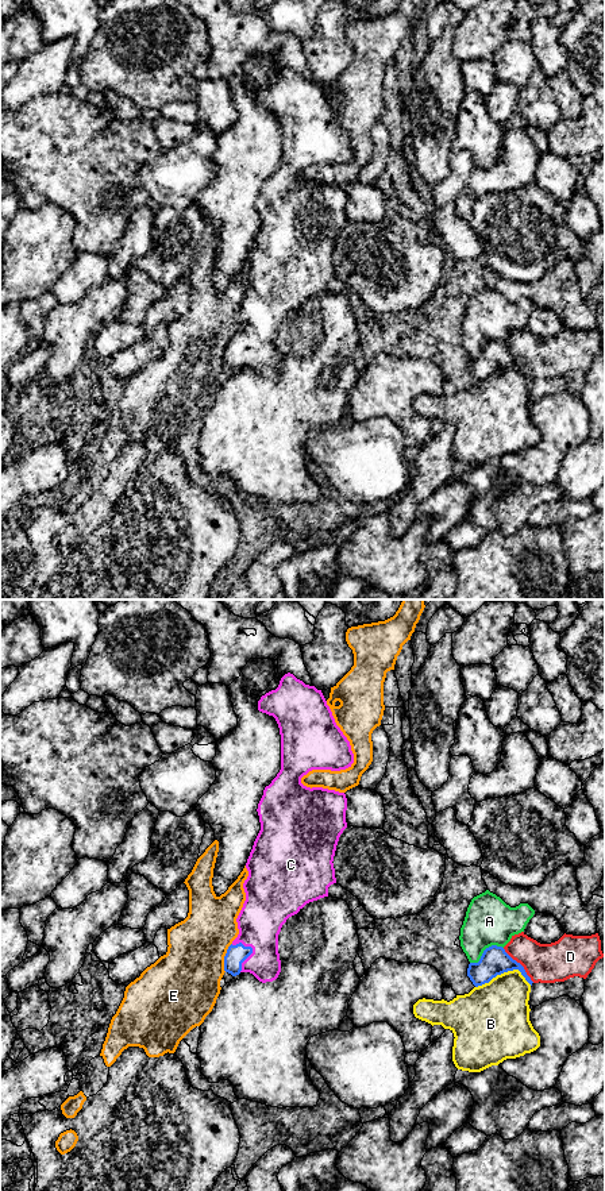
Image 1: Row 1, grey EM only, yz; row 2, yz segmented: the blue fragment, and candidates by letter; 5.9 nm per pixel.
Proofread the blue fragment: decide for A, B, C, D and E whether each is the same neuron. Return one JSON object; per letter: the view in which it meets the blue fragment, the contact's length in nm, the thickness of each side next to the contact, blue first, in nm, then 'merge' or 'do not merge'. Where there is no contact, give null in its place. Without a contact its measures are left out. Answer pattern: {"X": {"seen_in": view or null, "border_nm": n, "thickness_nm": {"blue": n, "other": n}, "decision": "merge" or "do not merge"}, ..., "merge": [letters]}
{"A": {"seen_in": "yz", "border_nm": 220, "thickness_nm": {"blue": 170, "other": 280}, "decision": "do not merge"}, "B": {"seen_in": "yz", "border_nm": 340, "thickness_nm": {"blue": 170, "other": 360}, "decision": "do not merge"}, "C": {"seen_in": "yz", "border_nm": 180, "thickness_nm": {"blue": 120, "other": 260}, "decision": "merge"}, "D": {"seen_in": "yz", "border_nm": 280, "thickness_nm": {"blue": 170, "other": 240}, "decision": "do not merge"}, "E": {"seen_in": "yz", "border_nm": 180, "thickness_nm": {"blue": 120, "other": 380}, "decision": "do not merge"}, "merge": ["C"]}

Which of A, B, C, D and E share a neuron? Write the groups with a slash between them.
A / B / C / D / E

